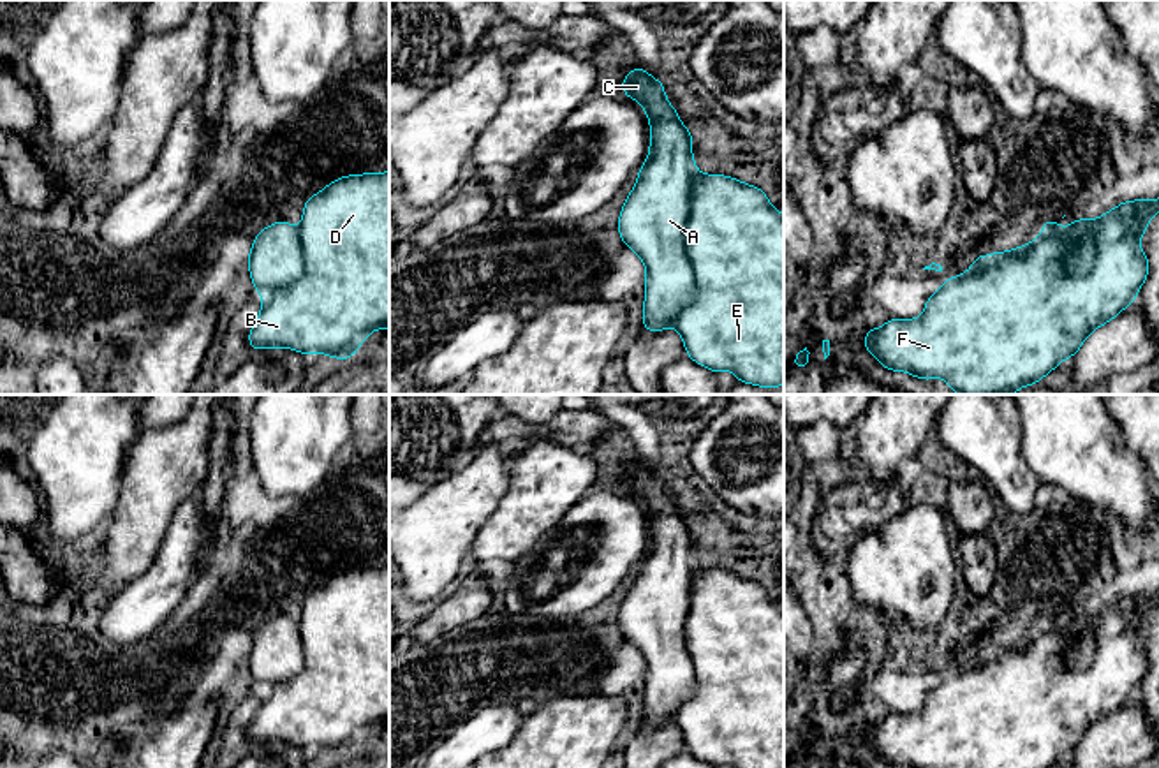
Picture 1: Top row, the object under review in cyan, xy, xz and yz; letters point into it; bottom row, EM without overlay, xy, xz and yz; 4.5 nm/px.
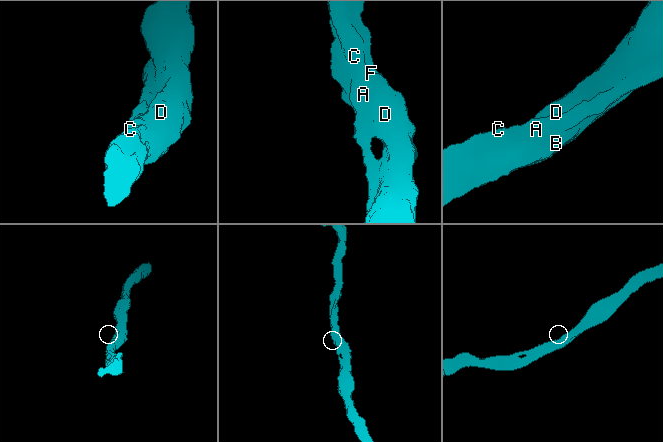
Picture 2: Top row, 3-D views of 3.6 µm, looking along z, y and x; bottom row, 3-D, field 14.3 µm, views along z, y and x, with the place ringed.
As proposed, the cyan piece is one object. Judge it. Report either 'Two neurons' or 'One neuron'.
One neuron

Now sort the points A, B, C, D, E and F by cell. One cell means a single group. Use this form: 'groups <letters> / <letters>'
groups A B C D E F

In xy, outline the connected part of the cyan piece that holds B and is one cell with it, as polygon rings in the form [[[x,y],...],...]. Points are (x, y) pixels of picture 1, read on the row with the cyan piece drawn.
[[[389,171],[349,174],[308,197],[296,229],[275,222],[254,236],[248,270],[262,308],[248,343],[335,359],[354,356],[373,329],[389,328]]]

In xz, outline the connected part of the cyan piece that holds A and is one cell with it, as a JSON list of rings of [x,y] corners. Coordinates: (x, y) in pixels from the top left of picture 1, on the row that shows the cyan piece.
[[[643,65],[632,69],[620,86],[627,97],[643,104],[650,120],[650,151],[618,218],[624,245],[631,247],[646,268],[643,328],[662,331],[673,326],[683,338],[687,356],[715,373],[729,370],[738,382],[782,386],[784,215],[771,206],[761,188],[724,174],[701,174],[696,169],[690,130],[668,102],[661,79],[646,74]]]

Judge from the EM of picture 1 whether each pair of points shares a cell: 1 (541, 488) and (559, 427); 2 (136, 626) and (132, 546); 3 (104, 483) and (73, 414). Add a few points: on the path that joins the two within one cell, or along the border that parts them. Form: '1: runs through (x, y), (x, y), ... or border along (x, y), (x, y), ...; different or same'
1: border along (571, 446), (536, 441), (515, 457); different
2: border along (159, 545), (154, 561), (113, 596); different
3: runs through (87, 465), (81, 460), (81, 432); same

